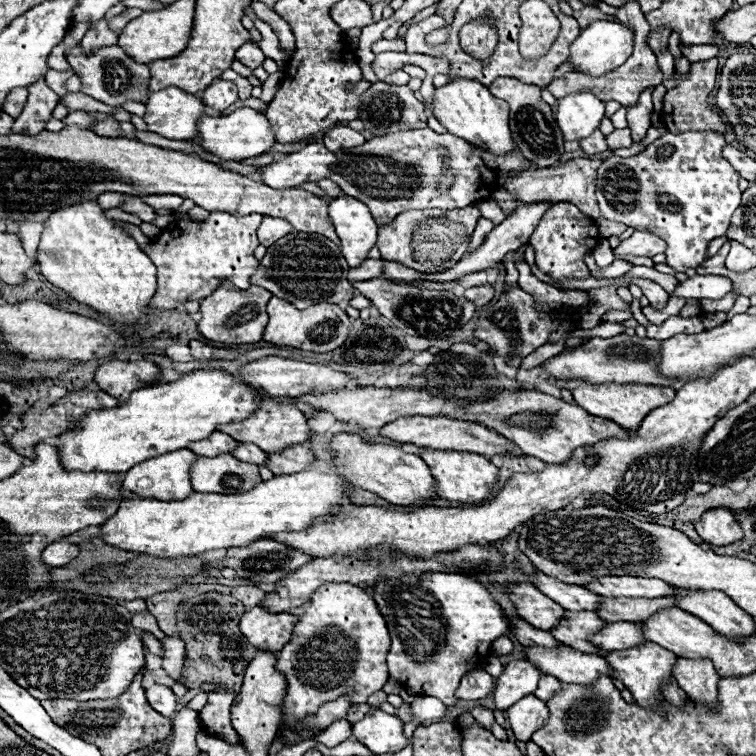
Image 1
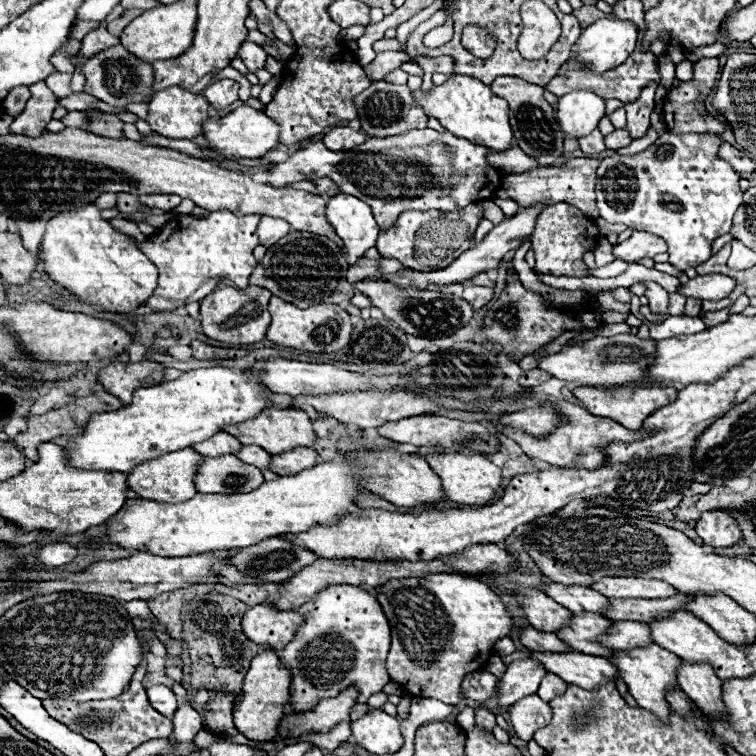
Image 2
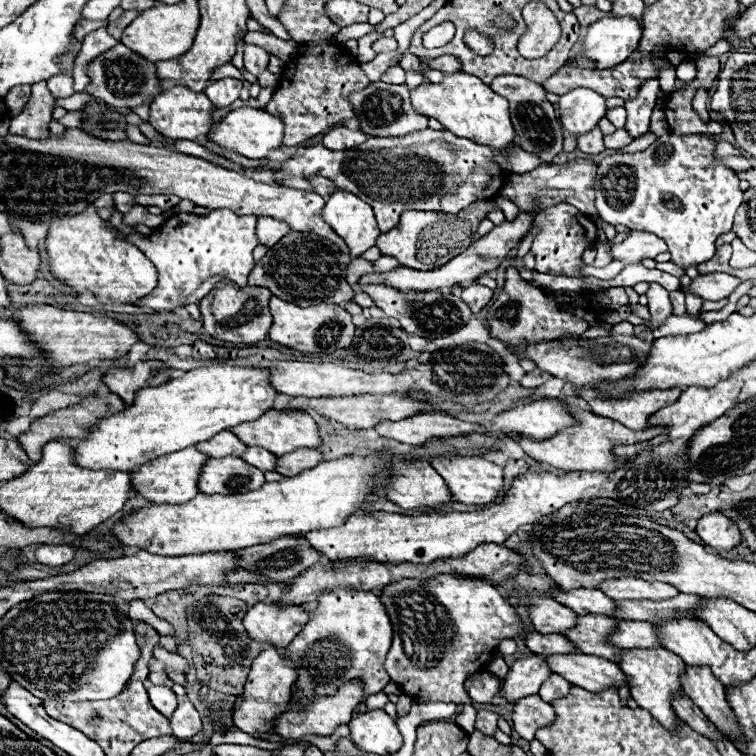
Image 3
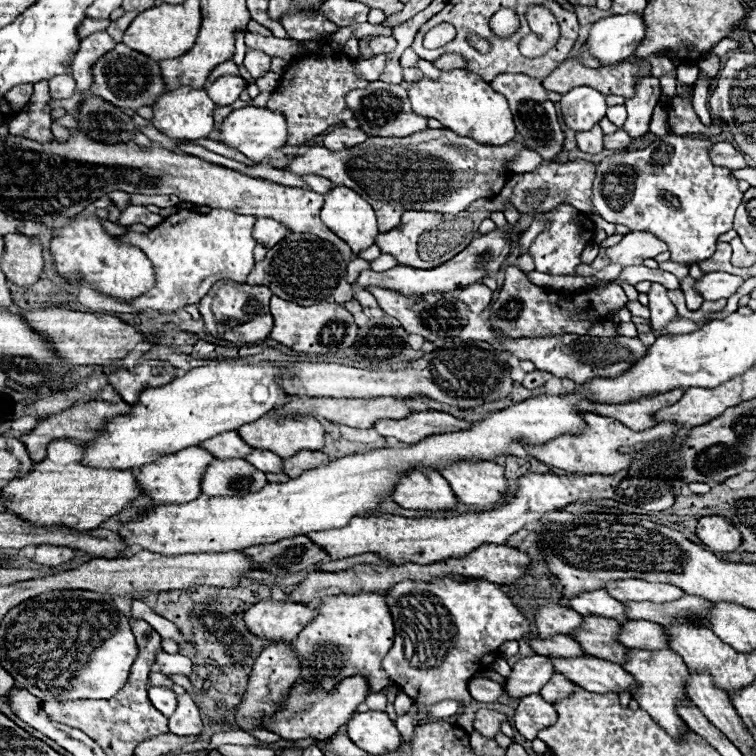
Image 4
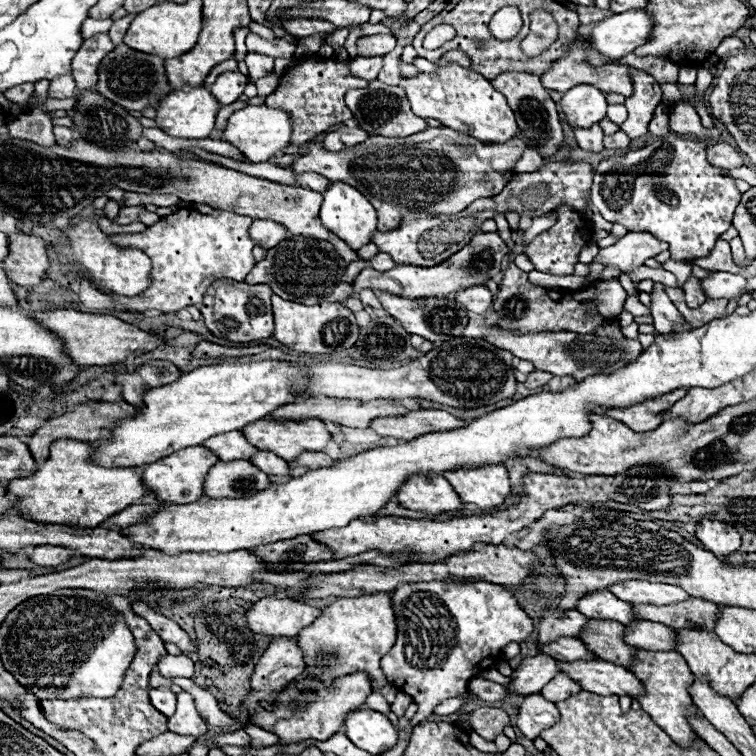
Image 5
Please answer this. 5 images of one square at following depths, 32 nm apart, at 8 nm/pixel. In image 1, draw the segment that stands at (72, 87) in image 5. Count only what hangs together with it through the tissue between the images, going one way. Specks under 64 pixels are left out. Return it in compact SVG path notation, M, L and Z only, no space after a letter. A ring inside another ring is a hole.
M50 70L48 74L46 74L46 84L62 98L62 96L66 96L66 94L70 94L68 90L66 90L66 80L72 76L72 72L58 72L58 70Z

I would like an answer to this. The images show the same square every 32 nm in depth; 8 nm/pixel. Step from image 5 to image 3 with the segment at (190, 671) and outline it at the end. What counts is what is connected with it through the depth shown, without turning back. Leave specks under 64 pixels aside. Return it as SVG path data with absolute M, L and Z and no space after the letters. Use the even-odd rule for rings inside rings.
M158 646L154 650L154 656L164 662L164 672L182 672L182 674L188 674L188 670L190 670L190 664L188 664L188 660L184 656L170 654L162 646Z

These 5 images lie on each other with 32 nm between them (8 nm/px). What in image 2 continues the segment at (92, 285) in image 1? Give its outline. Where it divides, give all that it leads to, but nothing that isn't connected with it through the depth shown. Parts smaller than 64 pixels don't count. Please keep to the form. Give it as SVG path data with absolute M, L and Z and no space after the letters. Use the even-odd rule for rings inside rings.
M86 204L78 212L56 214L46 224L46 234L42 238L42 248L38 256L44 262L44 270L54 282L68 288L78 298L90 298L104 312L124 312L130 316L132 312L128 310L140 308L140 304L144 304L144 300L148 300L148 296L156 288L156 266L138 250L138 246L126 234L114 230L110 222L100 216L100 210L94 204Z

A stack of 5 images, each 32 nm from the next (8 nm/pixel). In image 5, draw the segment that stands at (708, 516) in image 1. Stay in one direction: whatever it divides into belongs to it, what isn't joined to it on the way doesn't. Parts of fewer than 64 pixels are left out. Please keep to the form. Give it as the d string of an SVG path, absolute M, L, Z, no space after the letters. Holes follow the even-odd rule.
M720 520L698 522L696 538L716 556L730 556L732 552L736 552L742 546L738 530Z

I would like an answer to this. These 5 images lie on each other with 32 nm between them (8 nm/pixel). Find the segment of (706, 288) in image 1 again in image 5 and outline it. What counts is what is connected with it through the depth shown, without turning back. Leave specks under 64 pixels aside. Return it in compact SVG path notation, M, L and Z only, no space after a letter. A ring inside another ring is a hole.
M714 272L706 278L700 280L702 282L702 290L706 294L706 298L738 298L744 290L748 280L740 274L730 274L730 272Z

